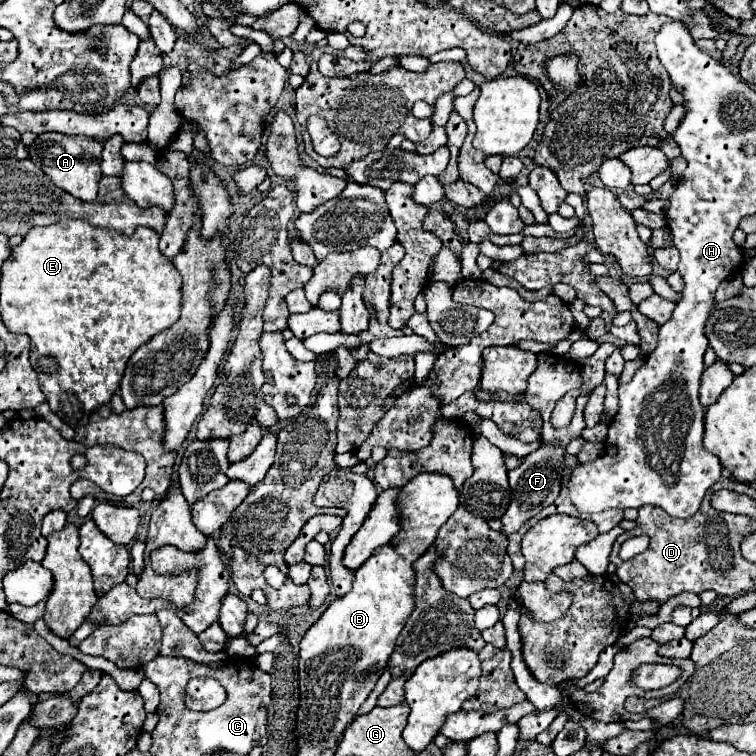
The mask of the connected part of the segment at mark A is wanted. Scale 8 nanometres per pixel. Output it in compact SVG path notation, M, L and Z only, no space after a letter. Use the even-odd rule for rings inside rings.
M45 132L35 138L35 142L27 148L29 160L39 166L53 184L71 196L91 202L97 196L97 184L101 180L101 142L87 136L67 136L59 132Z

